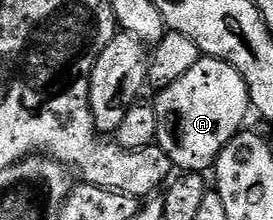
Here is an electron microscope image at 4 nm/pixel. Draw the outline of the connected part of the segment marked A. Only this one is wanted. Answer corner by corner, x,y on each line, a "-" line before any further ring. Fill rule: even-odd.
201,57
194,69
178,77
154,99
158,117
156,143
170,157
173,168
181,172
201,173
215,168
216,158
234,136
245,126
244,118
250,115
246,81
226,61

